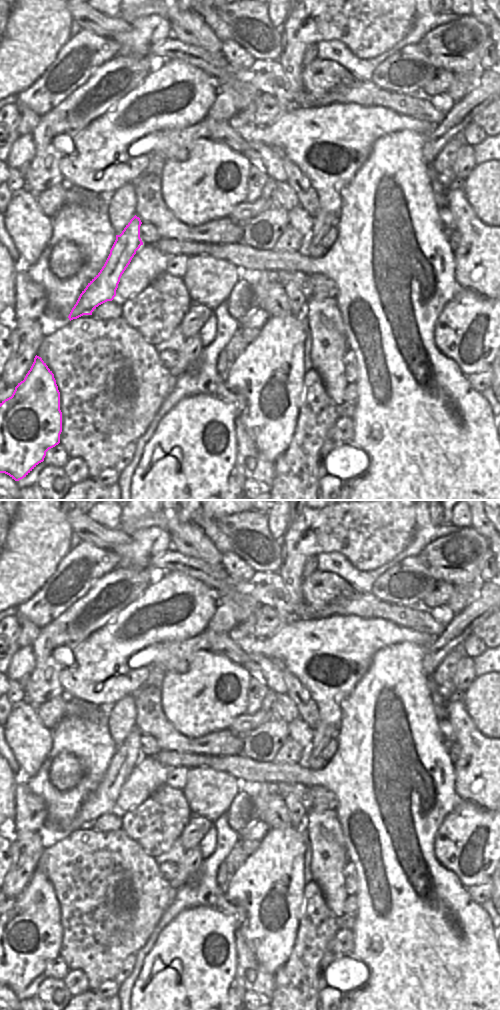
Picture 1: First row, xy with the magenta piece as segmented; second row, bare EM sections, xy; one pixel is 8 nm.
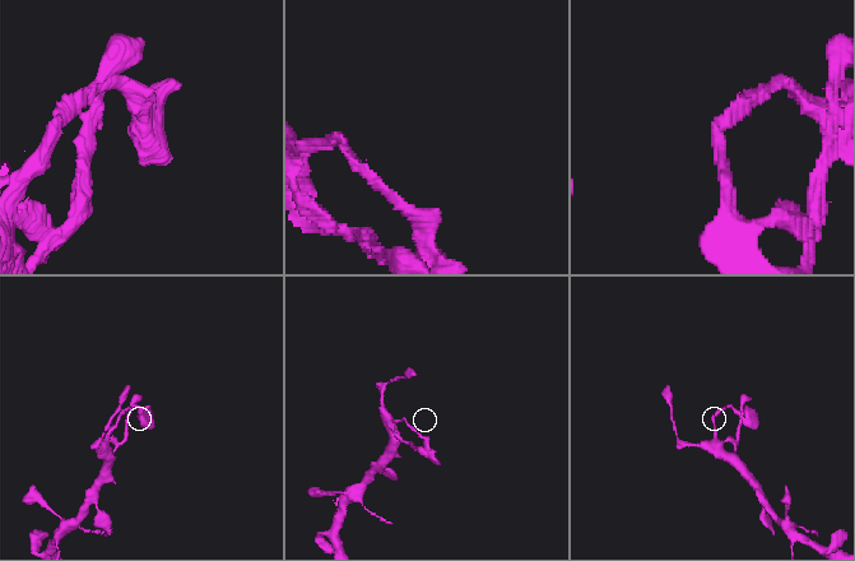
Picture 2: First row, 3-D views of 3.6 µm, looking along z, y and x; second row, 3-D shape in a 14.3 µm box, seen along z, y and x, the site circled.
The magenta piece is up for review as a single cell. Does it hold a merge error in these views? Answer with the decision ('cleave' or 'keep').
cleave

